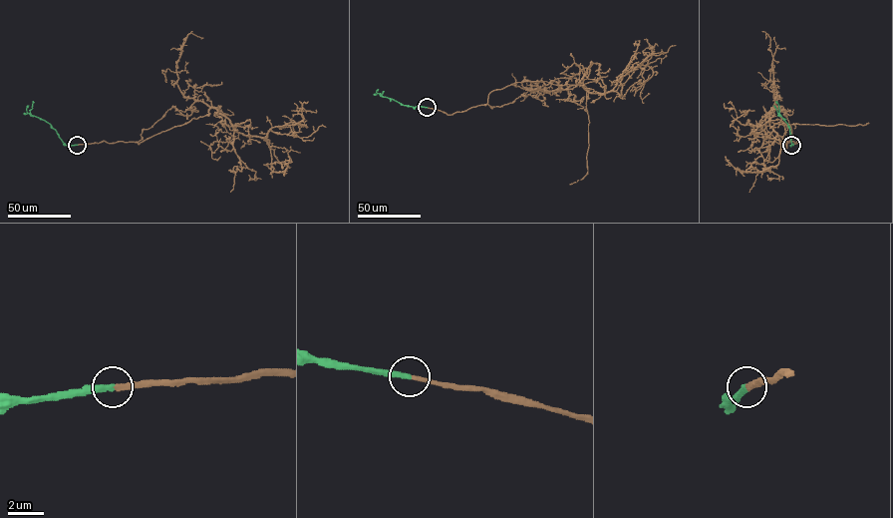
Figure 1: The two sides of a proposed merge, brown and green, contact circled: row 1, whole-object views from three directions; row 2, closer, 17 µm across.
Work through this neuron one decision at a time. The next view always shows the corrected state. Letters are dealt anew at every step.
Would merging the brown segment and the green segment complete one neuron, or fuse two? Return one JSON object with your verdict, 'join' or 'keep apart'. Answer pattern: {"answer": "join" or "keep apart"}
{"answer": "join"}

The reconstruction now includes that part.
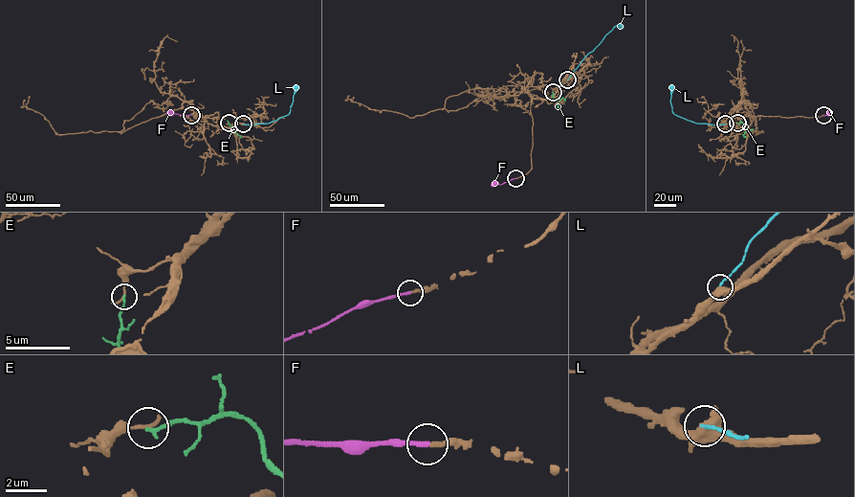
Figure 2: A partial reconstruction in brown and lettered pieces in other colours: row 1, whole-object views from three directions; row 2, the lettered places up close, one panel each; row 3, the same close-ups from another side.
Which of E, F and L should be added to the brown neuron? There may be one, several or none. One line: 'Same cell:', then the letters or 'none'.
Same cell: F

